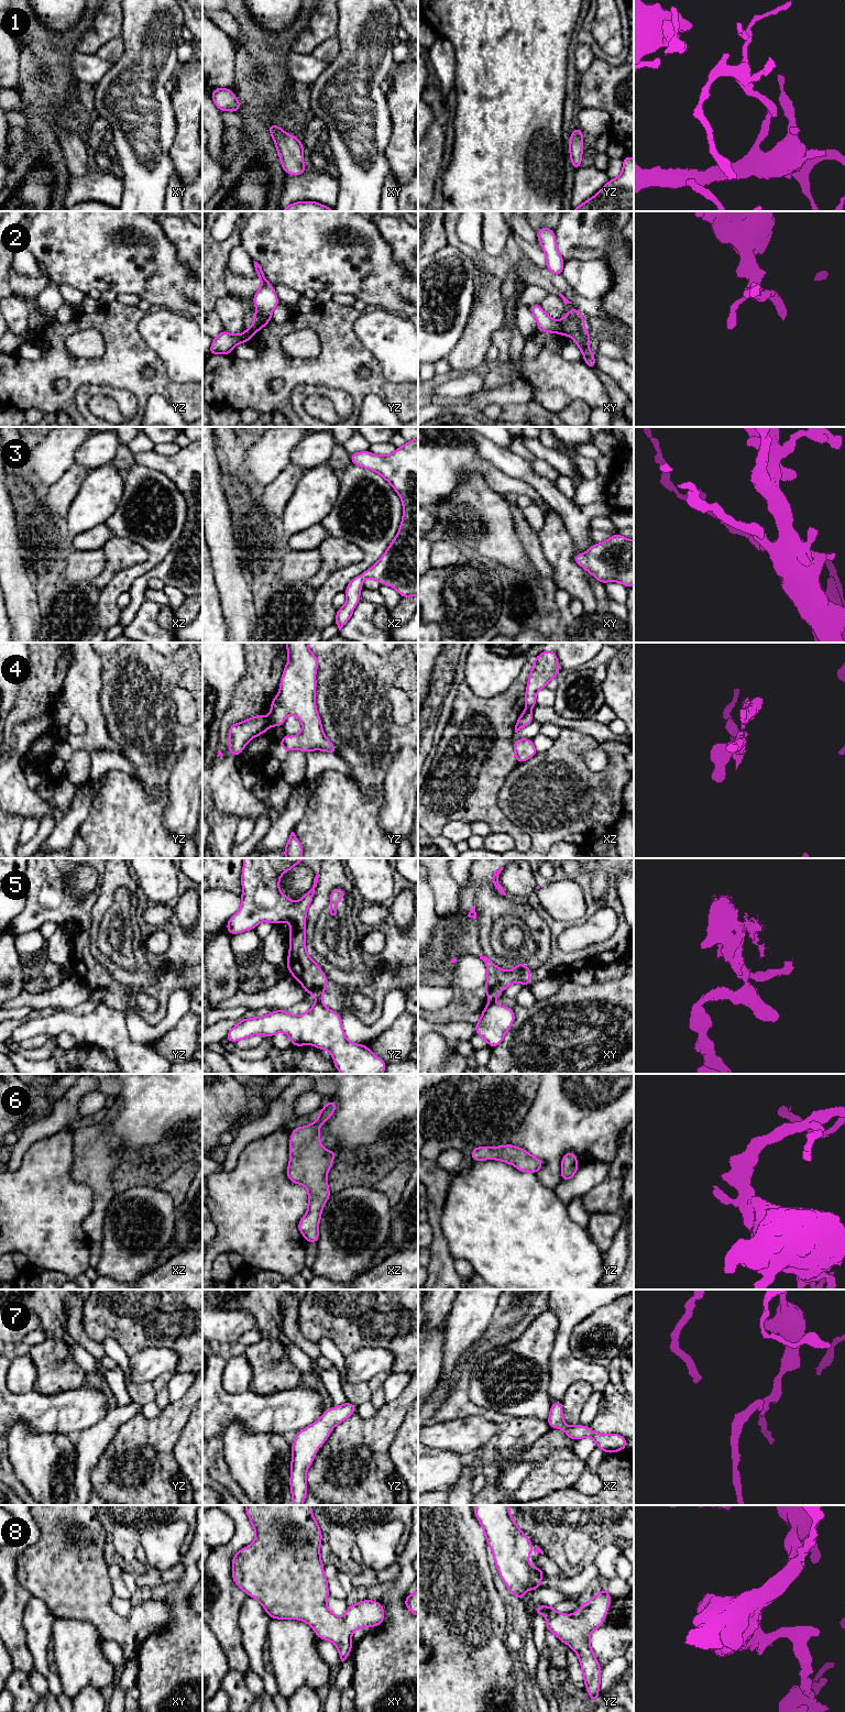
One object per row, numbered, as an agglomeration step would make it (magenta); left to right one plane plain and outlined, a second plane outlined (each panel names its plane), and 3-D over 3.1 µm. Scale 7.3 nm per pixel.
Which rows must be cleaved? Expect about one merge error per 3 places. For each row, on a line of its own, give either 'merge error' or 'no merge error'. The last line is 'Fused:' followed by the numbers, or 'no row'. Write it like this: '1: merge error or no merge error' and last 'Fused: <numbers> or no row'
1: no merge error
2: merge error
3: no merge error
4: merge error
5: merge error
6: no merge error
7: no merge error
8: no merge error
Fused: 2, 4, 5

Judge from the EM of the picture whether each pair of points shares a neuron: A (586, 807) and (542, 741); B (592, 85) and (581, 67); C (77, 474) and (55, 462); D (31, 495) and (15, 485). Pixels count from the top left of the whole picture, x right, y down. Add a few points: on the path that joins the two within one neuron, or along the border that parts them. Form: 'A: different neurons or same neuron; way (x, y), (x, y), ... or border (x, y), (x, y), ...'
A: different neurons; border (555, 741), (548, 749), (538, 753)
B: different neurons; border (595, 57), (582, 74)
C: different neurons; border (75, 462), (48, 486)
D: same neuron; way (28, 495), (19, 486)

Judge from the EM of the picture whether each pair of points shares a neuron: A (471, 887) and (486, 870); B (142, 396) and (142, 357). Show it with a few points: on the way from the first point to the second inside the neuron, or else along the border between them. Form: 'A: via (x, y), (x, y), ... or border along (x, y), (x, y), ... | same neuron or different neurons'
A: via (475, 882), (482, 875) | same neuron
B: via (140, 386), (136, 383), (136, 366) | same neuron

